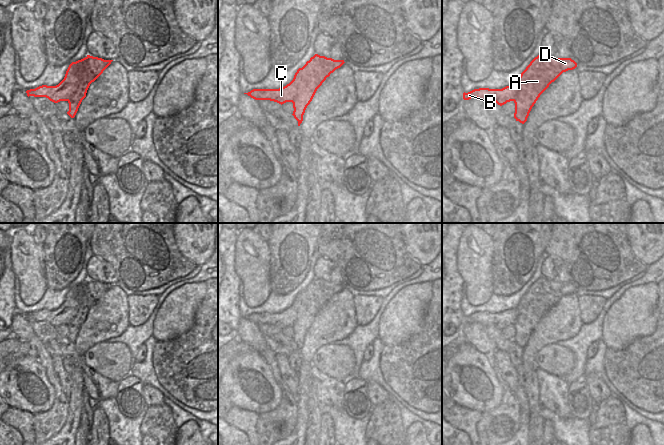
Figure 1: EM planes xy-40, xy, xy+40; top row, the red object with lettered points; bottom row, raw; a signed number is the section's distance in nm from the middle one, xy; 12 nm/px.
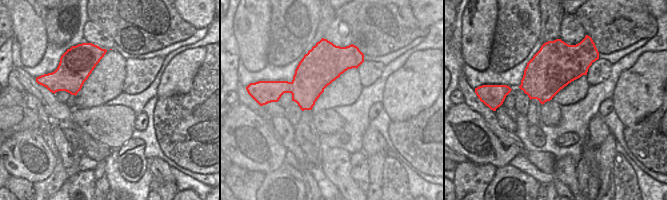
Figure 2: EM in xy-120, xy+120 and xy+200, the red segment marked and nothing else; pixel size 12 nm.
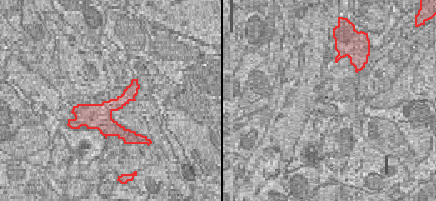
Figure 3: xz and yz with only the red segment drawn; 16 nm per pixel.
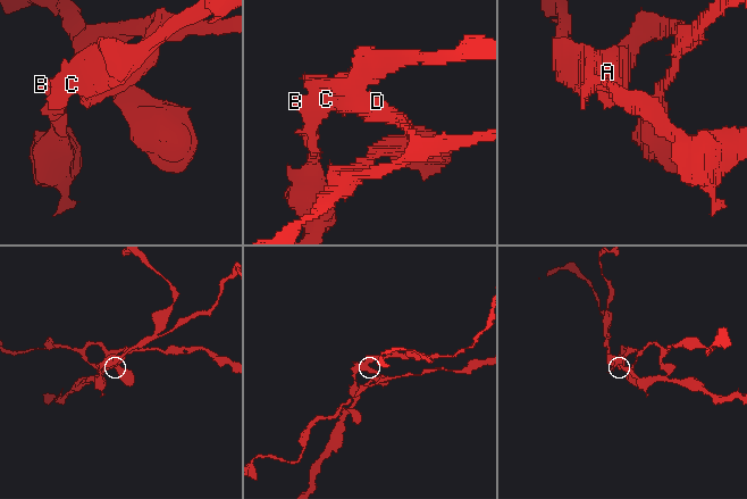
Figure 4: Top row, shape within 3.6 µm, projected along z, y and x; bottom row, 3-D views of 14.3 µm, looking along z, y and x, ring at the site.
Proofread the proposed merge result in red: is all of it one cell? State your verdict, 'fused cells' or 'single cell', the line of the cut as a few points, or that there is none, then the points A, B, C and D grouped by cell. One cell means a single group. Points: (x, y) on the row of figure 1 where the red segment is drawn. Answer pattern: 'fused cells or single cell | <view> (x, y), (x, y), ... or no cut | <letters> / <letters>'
fused cells | xy-40 (87, 57), (87, 67), (82, 75), (79, 86), (67, 100) | A D / B C

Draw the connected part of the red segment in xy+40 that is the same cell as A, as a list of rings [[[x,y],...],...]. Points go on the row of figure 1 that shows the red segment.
[[[540,53],[521,73],[518,85],[518,94],[515,98],[516,121],[524,124],[529,113],[540,95],[563,72],[573,70],[577,63],[571,58],[556,58]]]

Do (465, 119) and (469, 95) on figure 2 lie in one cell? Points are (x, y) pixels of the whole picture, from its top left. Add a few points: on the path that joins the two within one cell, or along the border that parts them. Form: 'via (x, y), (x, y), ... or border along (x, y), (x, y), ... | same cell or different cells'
border along (464, 102), (476, 111), (484, 122) | different cells

